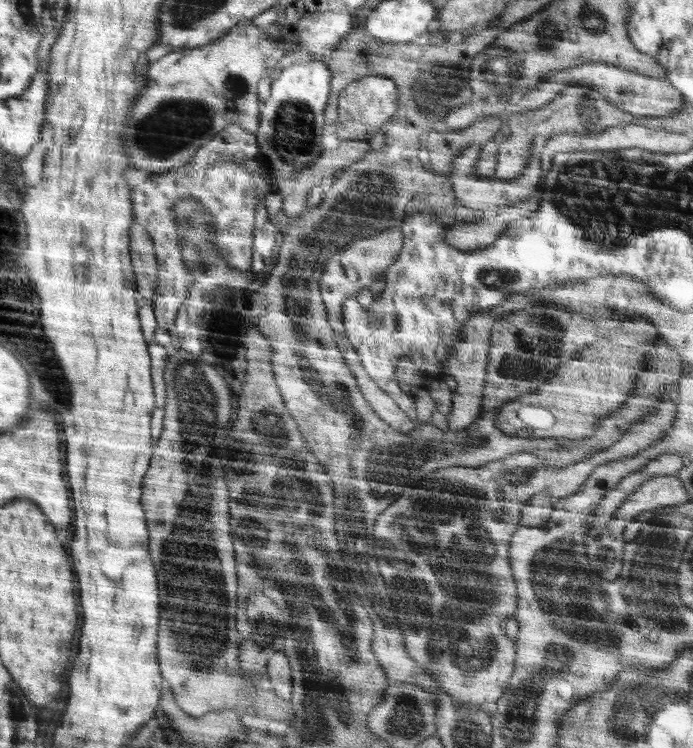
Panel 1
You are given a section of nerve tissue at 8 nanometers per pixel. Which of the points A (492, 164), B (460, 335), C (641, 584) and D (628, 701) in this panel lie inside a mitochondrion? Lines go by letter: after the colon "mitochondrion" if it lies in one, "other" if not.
A: other
B: other
C: mitochondrion
D: mitochondrion

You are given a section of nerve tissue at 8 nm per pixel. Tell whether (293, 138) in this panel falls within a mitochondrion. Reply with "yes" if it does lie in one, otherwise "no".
yes

